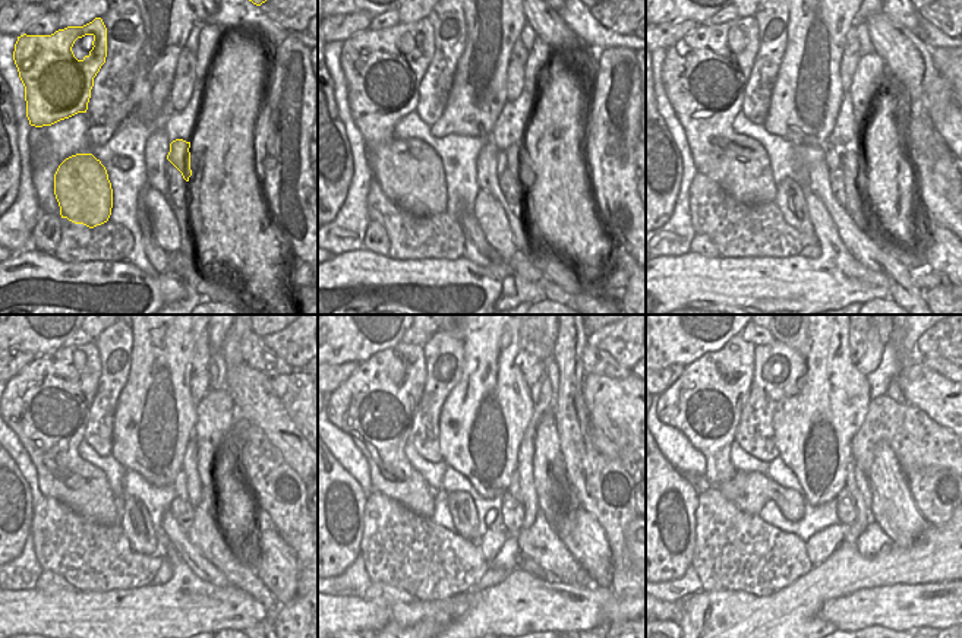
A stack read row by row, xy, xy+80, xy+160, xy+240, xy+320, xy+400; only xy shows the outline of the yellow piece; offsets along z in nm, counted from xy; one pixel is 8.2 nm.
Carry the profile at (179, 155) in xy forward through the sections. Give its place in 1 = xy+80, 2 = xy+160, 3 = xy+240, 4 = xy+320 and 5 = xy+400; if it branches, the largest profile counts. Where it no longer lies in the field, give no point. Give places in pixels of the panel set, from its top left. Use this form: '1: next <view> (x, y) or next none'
1: next xy+80 (516, 158)
2: next xy+160 (852, 164)
3: next xy+240 (207, 534)
4: next xy+320 (541, 542)
5: next xy+400 (873, 539)

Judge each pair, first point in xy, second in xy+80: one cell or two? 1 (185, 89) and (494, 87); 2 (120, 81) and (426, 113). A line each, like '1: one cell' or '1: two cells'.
1: two cells
2: one cell

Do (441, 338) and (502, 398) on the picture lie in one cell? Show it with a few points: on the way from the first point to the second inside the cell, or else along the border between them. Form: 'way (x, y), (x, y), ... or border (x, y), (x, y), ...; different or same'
border (463, 341), (463, 375), (450, 392); different

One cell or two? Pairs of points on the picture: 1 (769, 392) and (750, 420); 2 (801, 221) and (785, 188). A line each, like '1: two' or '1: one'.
1: one
2: one

